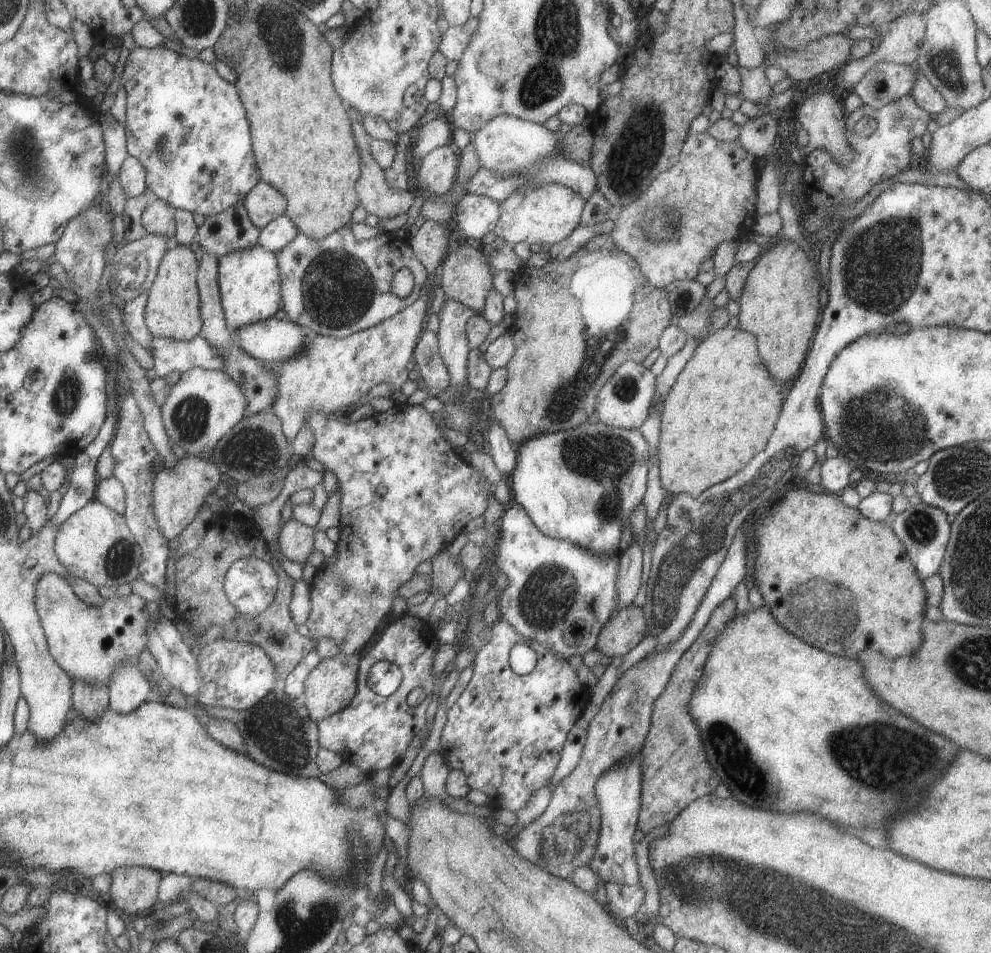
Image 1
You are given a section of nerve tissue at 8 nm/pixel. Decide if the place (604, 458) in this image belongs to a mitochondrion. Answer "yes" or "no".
yes

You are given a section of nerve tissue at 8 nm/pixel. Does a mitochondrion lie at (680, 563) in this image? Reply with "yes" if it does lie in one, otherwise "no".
yes

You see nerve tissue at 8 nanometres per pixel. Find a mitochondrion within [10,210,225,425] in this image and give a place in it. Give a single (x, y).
(68, 398)

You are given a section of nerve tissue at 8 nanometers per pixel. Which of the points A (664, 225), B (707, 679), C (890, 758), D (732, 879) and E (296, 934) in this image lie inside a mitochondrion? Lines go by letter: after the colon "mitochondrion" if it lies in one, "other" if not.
A: mitochondrion
B: other
C: mitochondrion
D: mitochondrion
E: mitochondrion

